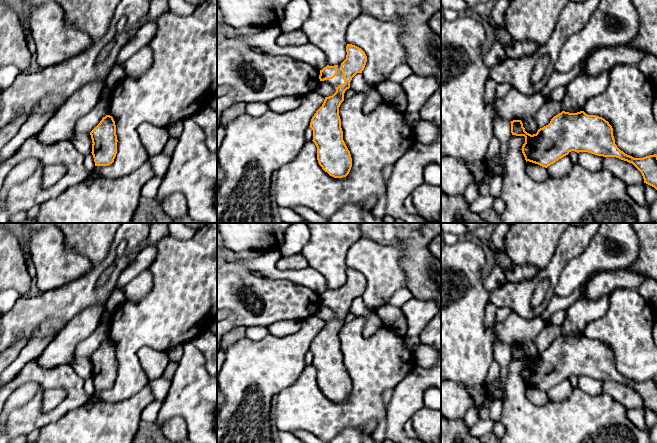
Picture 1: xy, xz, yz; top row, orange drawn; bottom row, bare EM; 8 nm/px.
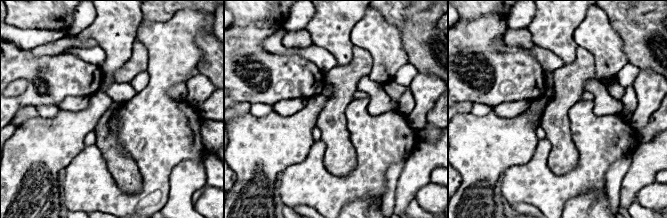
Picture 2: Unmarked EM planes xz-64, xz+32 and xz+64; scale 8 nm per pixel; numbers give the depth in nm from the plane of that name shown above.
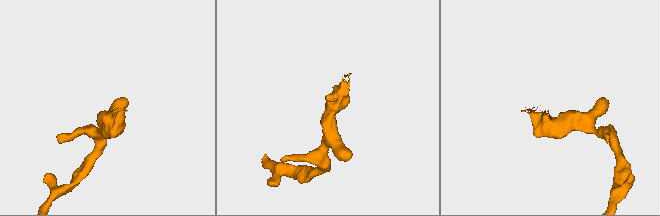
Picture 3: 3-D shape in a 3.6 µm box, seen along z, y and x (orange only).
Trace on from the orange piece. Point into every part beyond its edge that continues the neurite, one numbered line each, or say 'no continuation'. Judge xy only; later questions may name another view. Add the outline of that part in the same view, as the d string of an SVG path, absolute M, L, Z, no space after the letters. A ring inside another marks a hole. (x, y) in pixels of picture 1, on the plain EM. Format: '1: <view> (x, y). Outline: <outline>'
no continuation

